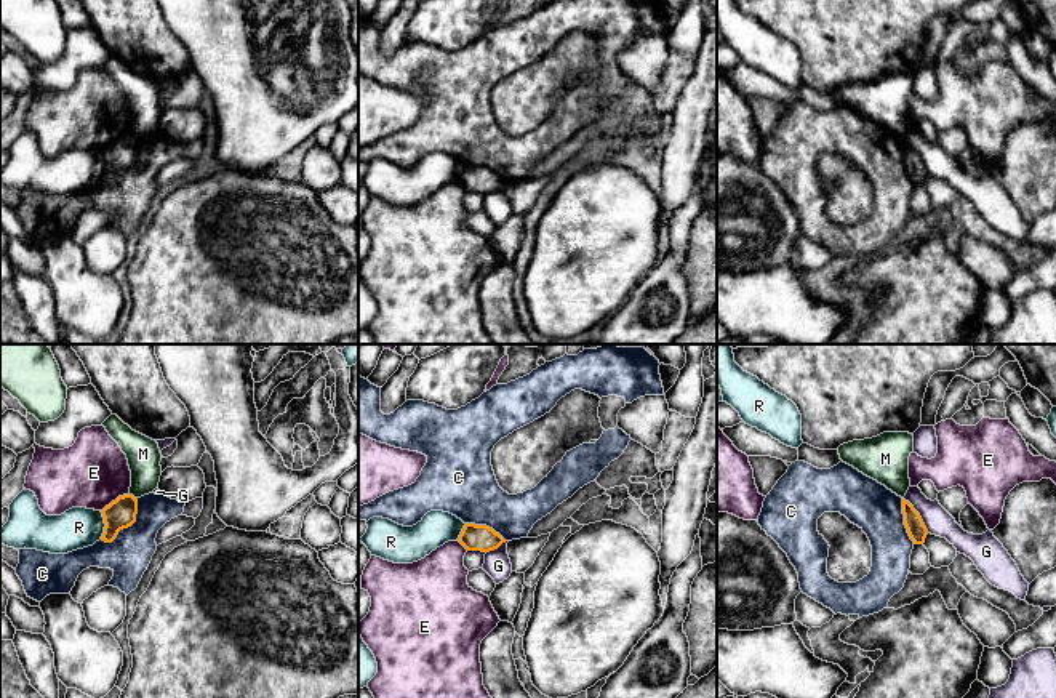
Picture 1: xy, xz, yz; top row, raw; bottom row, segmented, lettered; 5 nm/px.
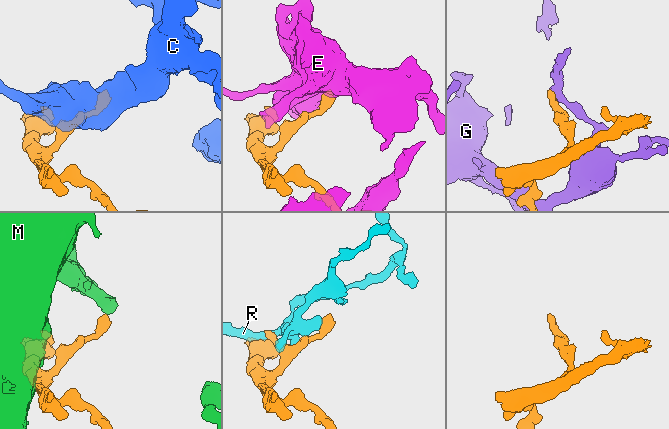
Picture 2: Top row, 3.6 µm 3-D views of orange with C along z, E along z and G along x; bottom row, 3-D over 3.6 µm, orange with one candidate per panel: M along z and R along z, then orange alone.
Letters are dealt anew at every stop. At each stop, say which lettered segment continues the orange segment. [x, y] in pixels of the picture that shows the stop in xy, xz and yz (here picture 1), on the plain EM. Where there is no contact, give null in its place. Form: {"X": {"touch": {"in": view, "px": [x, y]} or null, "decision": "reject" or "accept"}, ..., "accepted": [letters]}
{"C": {"touch": {"in": "xy", "px": [128, 167]}, "decision": "reject"}, "E": {"touch": {"in": "xy", "px": [116, 141]}, "decision": "reject"}, "G": {"touch": {"in": "yz", "px": [919, 156]}, "decision": "reject"}, "M": {"touch": {"in": "xy", "px": [132, 136]}, "decision": "reject"}, "R": {"touch": {"in": "xy", "px": [106, 167]}, "decision": "reject"}, "accepted": []}

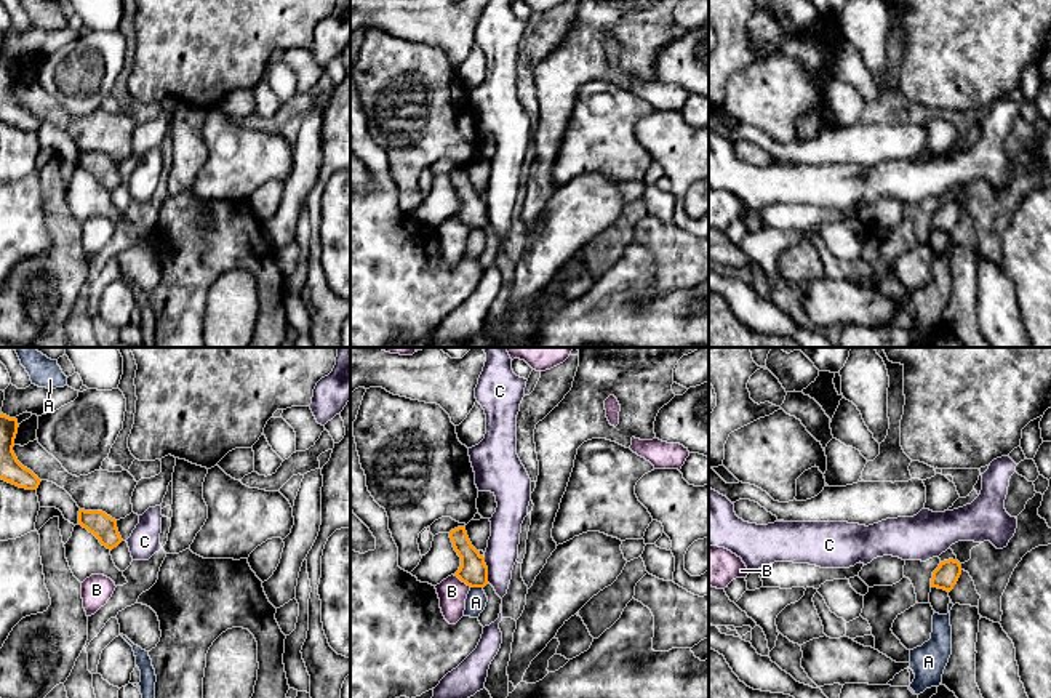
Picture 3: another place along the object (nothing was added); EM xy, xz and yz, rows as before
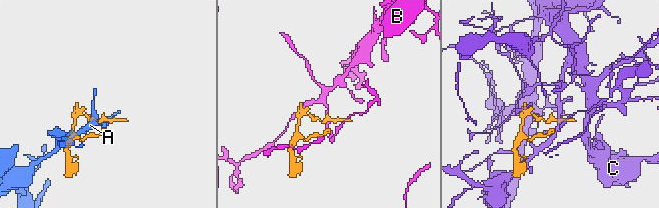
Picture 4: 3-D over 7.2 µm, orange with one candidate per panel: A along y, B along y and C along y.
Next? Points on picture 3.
{"A": {"touch": {"in": "xz", "px": [477, 228]}, "decision": "reject"}, "B": {"touch": {"in": "xz", "px": [463, 223]}, "decision": "reject"}, "C": {"touch": {"in": "xz", "px": [487, 212]}, "decision": "reject"}, "accepted": []}

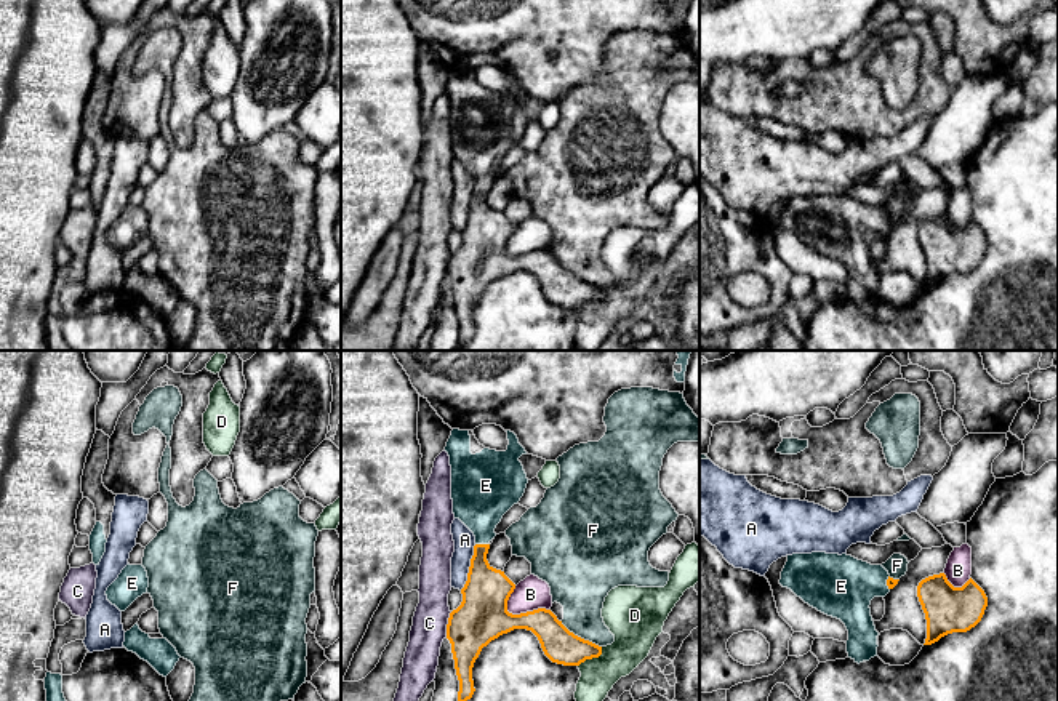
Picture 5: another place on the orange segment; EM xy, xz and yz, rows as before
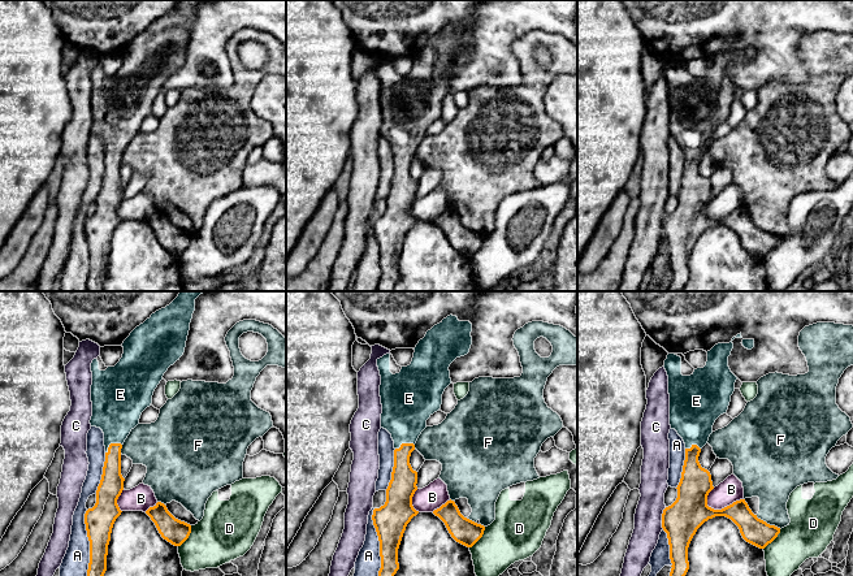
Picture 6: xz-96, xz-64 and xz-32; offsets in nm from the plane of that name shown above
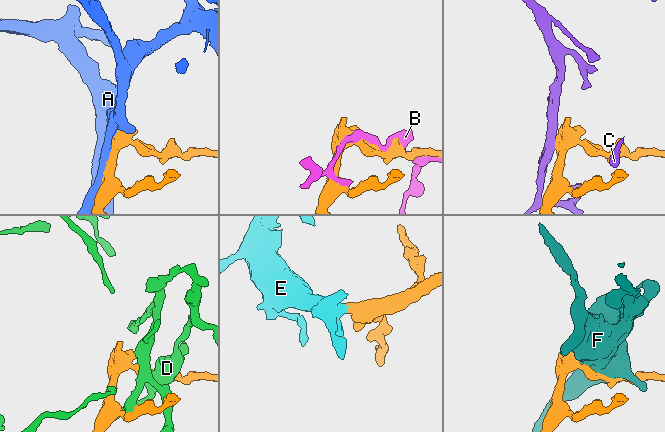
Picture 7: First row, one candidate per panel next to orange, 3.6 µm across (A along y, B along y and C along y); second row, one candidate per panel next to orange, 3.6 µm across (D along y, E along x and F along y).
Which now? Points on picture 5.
{"A": {"touch": {"in": "xz", "px": [469, 208]}, "decision": "reject"}, "B": {"touch": {"in": "xz", "px": [524, 255]}, "decision": "reject"}, "C": {"touch": {"in": "xz", "px": [447, 266]}, "decision": "reject"}, "D": {"touch": {"in": "xz", "px": [593, 298]}, "decision": "reject"}, "E": {"touch": {"in": "xz", "px": [482, 186]}, "decision": "accept"}, "F": {"touch": {"in": "xz", "px": [580, 279]}, "decision": "reject"}, "accepted": ["E"]}

